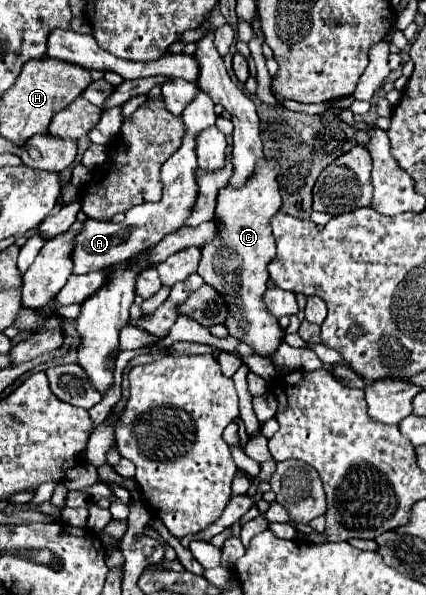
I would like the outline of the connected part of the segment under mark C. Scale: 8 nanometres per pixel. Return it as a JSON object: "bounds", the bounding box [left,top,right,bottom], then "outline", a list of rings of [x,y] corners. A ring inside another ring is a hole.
{"bounds":[198,158,284,358],"outline":[[[262,158],[256,162],[256,170],[244,186],[224,186],[218,190],[218,206],[214,214],[214,220],[218,222],[218,236],[210,244],[202,246],[198,266],[198,274],[224,298],[228,306],[224,320],[228,336],[248,344],[254,354],[264,358],[272,358],[284,336],[278,318],[272,316],[262,302],[270,278],[268,264],[272,262],[272,256],[276,256],[270,218],[282,206],[280,186],[276,180],[278,172],[280,168],[272,158]]]}

